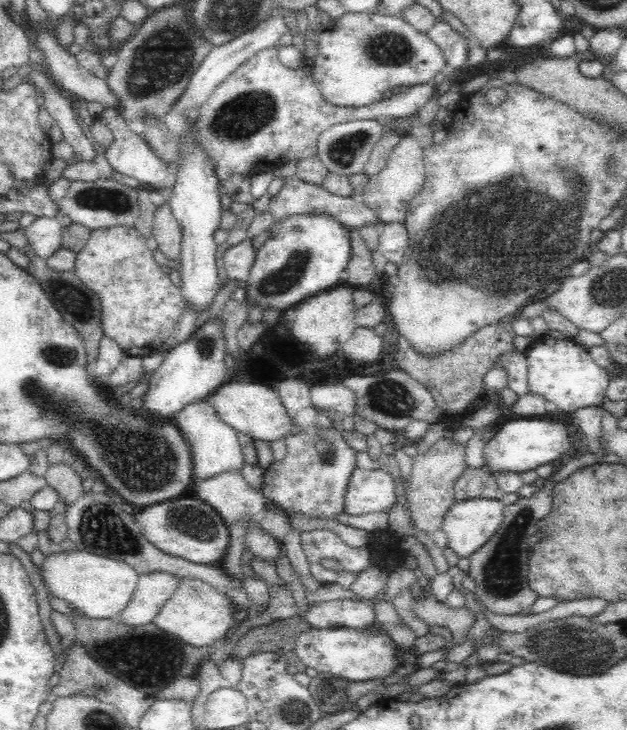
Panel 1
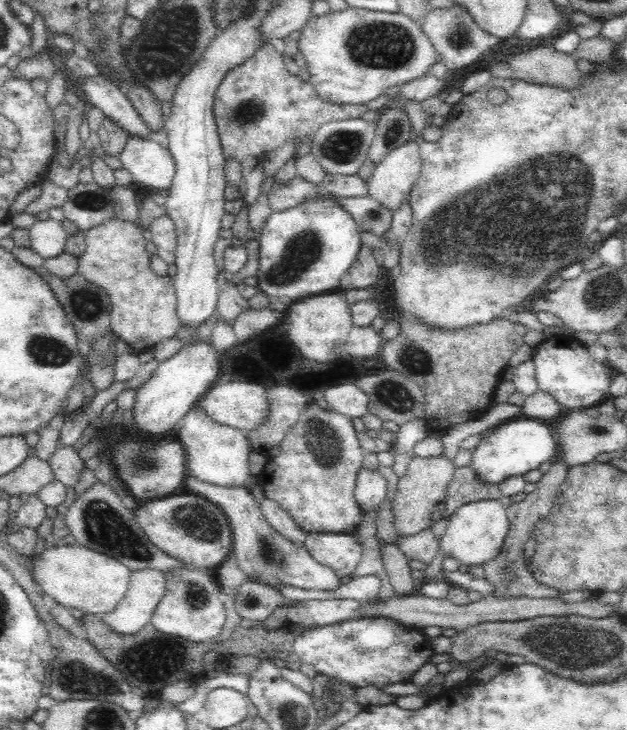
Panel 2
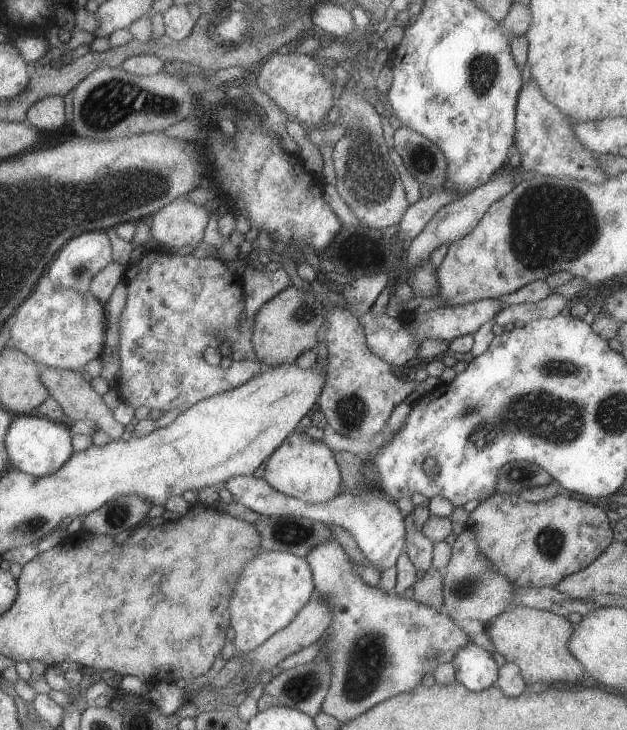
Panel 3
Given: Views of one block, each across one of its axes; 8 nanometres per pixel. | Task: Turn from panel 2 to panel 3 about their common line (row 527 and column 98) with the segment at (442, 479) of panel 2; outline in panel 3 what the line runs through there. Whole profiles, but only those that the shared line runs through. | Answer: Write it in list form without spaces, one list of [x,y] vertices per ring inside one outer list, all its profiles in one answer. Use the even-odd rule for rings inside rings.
[[[41,367],[39,374],[41,383],[46,386],[49,395],[61,406],[63,414],[69,424],[73,424],[82,419],[88,419],[94,423],[95,431],[100,430],[105,433],[111,441],[117,441],[124,432],[124,427],[115,422],[112,411],[105,406],[102,396],[98,396],[91,388],[90,384],[85,382],[80,376],[79,371]]]

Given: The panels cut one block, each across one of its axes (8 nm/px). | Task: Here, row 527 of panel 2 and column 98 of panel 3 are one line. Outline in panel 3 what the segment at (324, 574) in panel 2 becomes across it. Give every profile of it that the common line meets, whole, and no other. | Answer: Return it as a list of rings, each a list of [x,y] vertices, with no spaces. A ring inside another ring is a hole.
[[[90,231],[71,238],[55,254],[45,271],[49,282],[55,287],[68,287],[78,293],[86,293],[91,278],[112,261],[112,249],[105,231]]]

